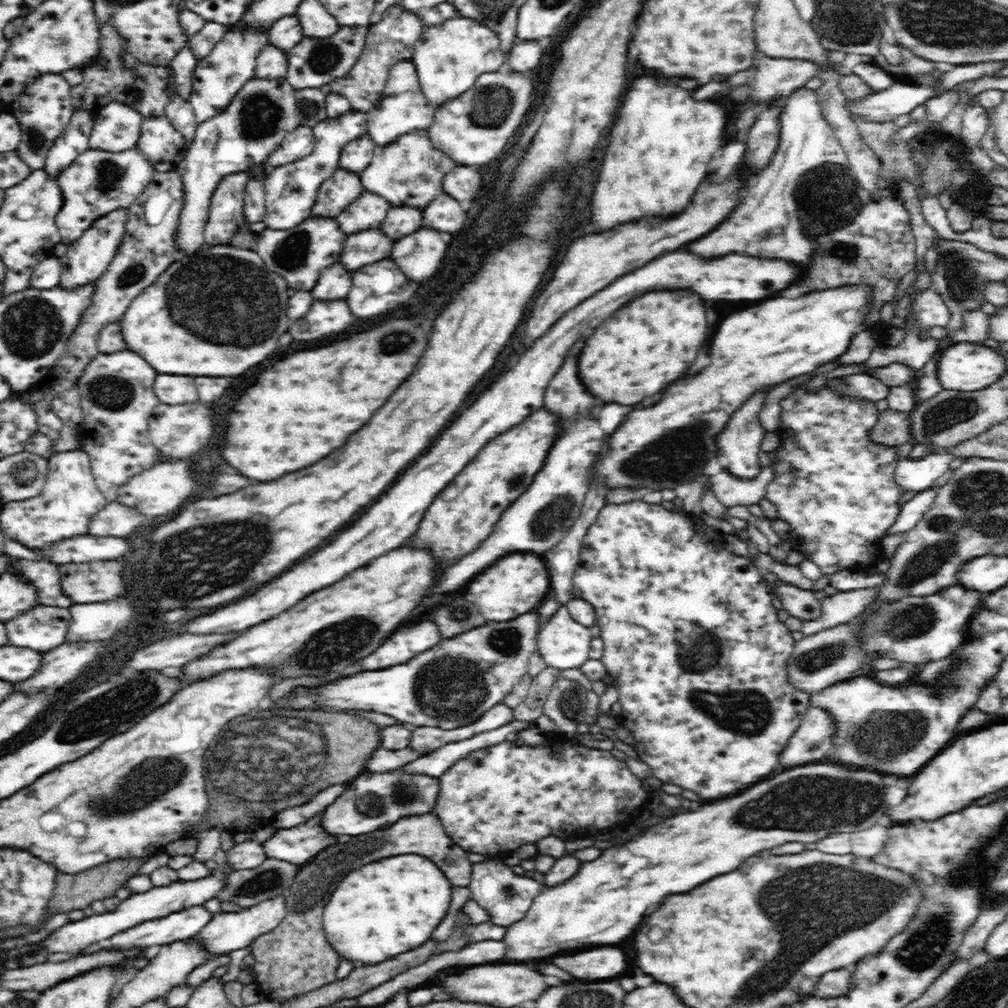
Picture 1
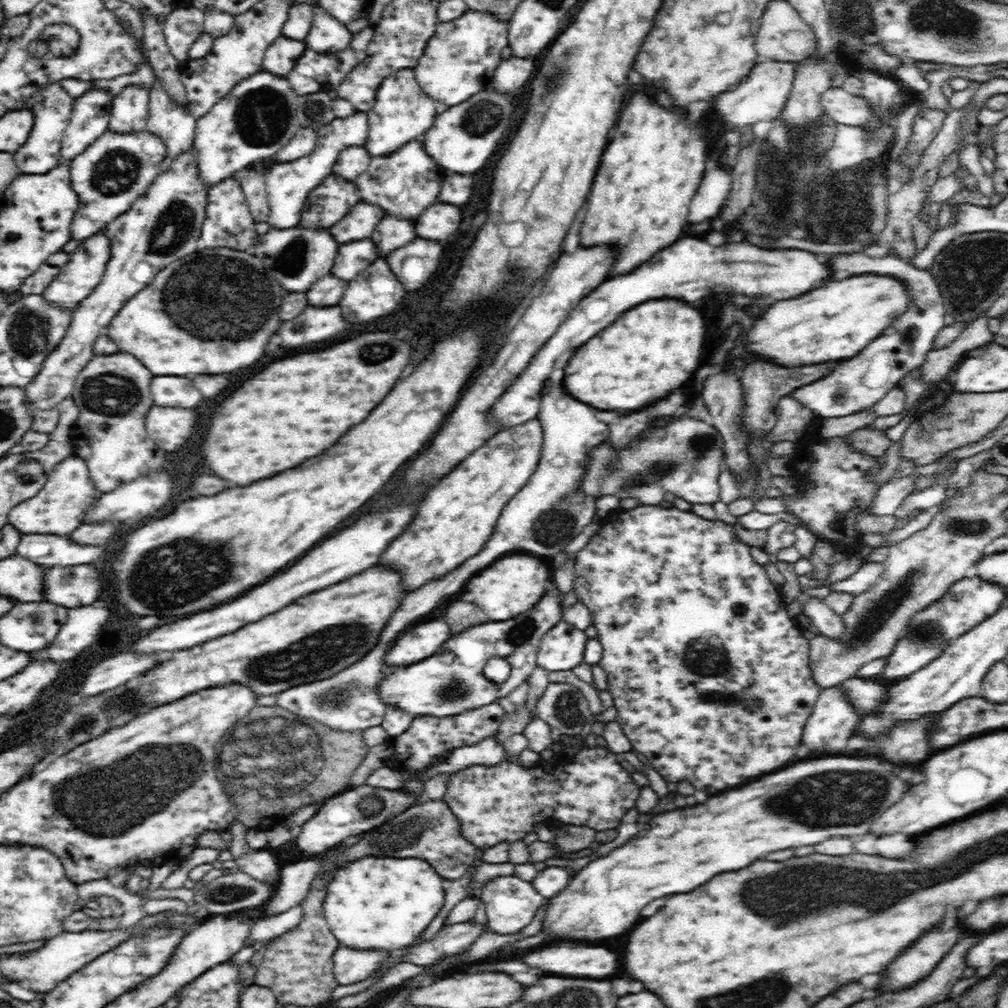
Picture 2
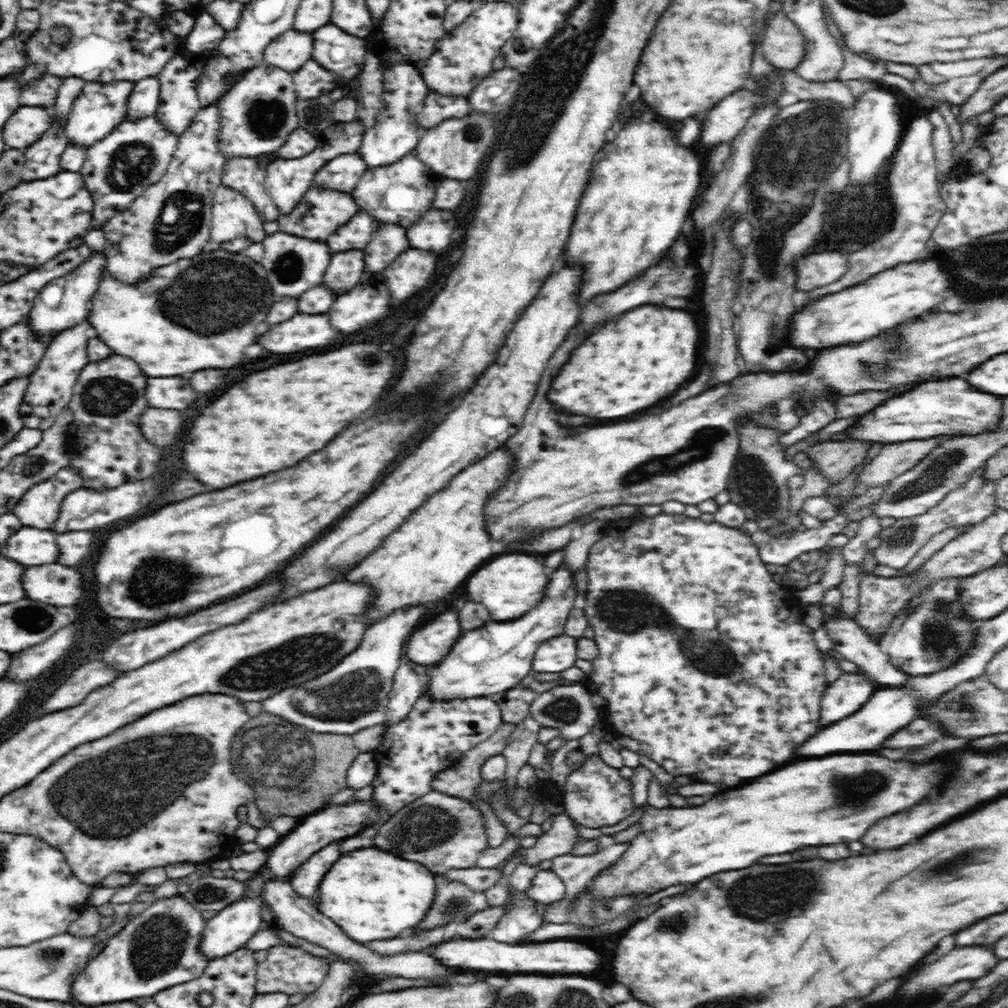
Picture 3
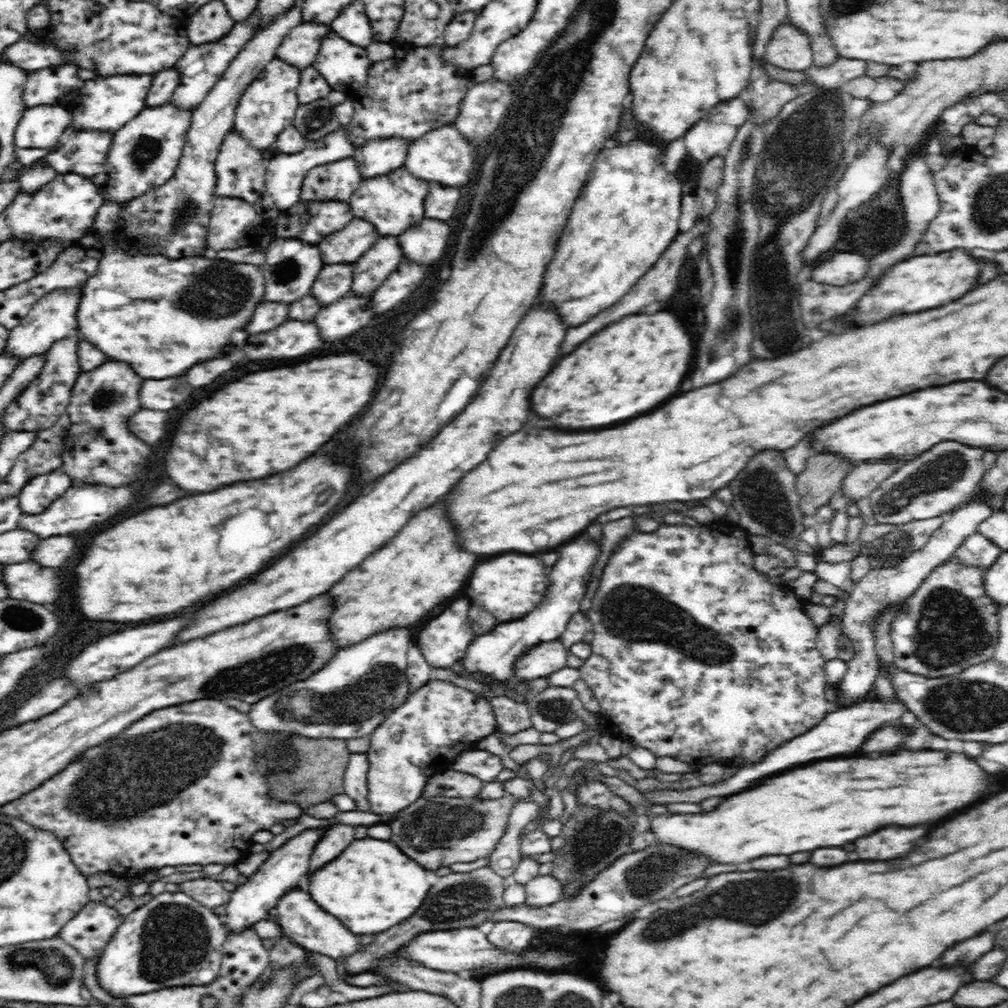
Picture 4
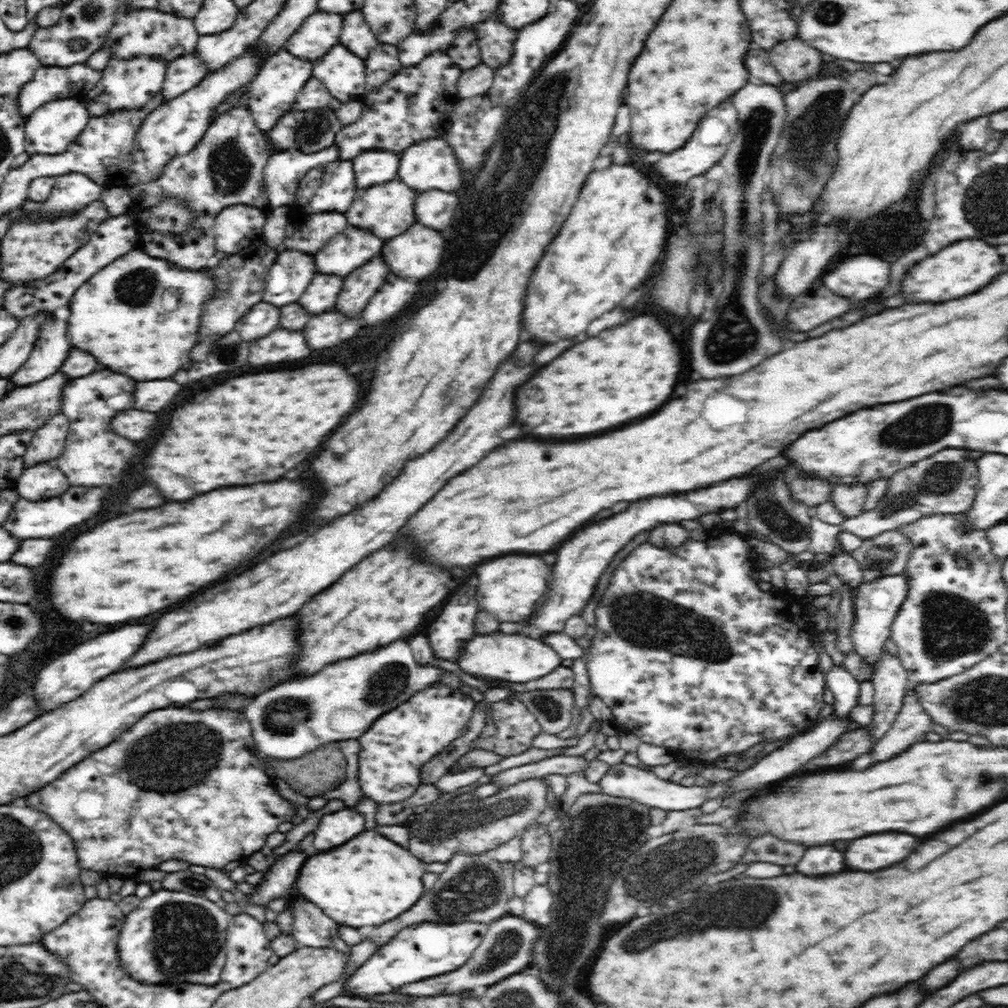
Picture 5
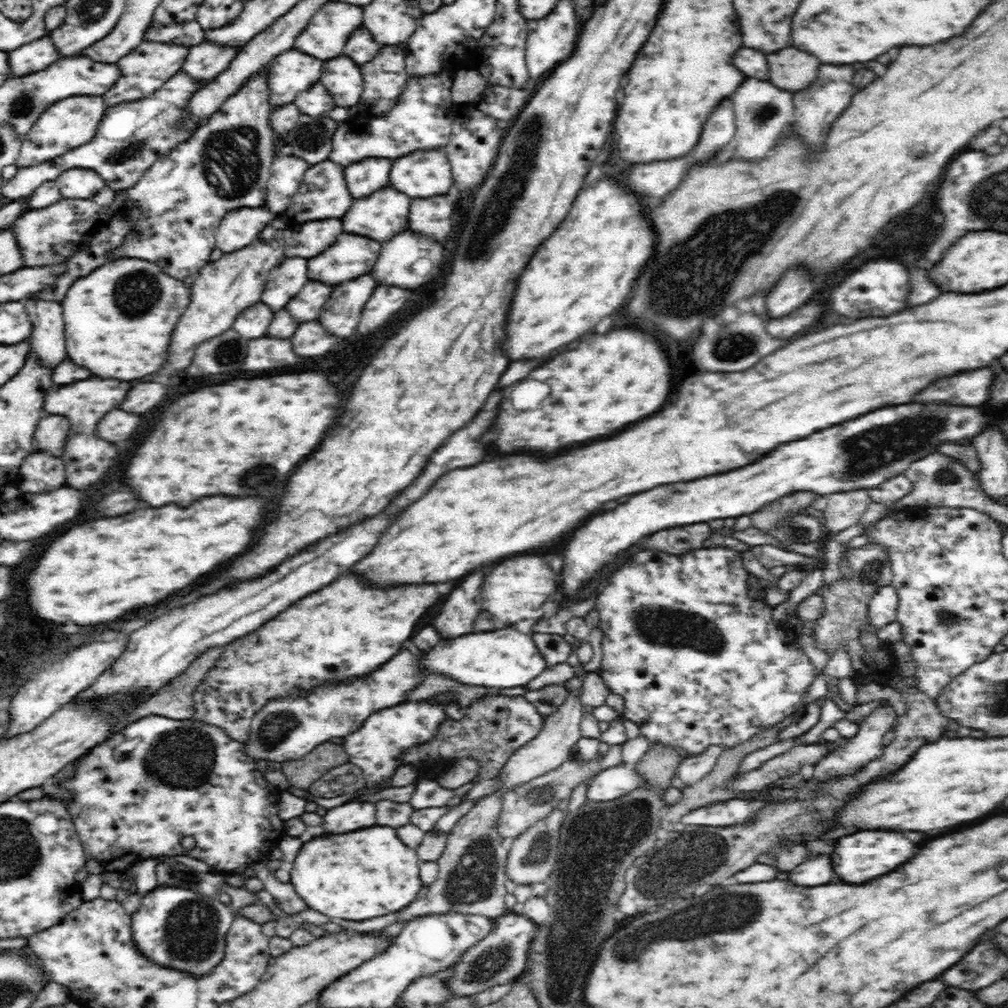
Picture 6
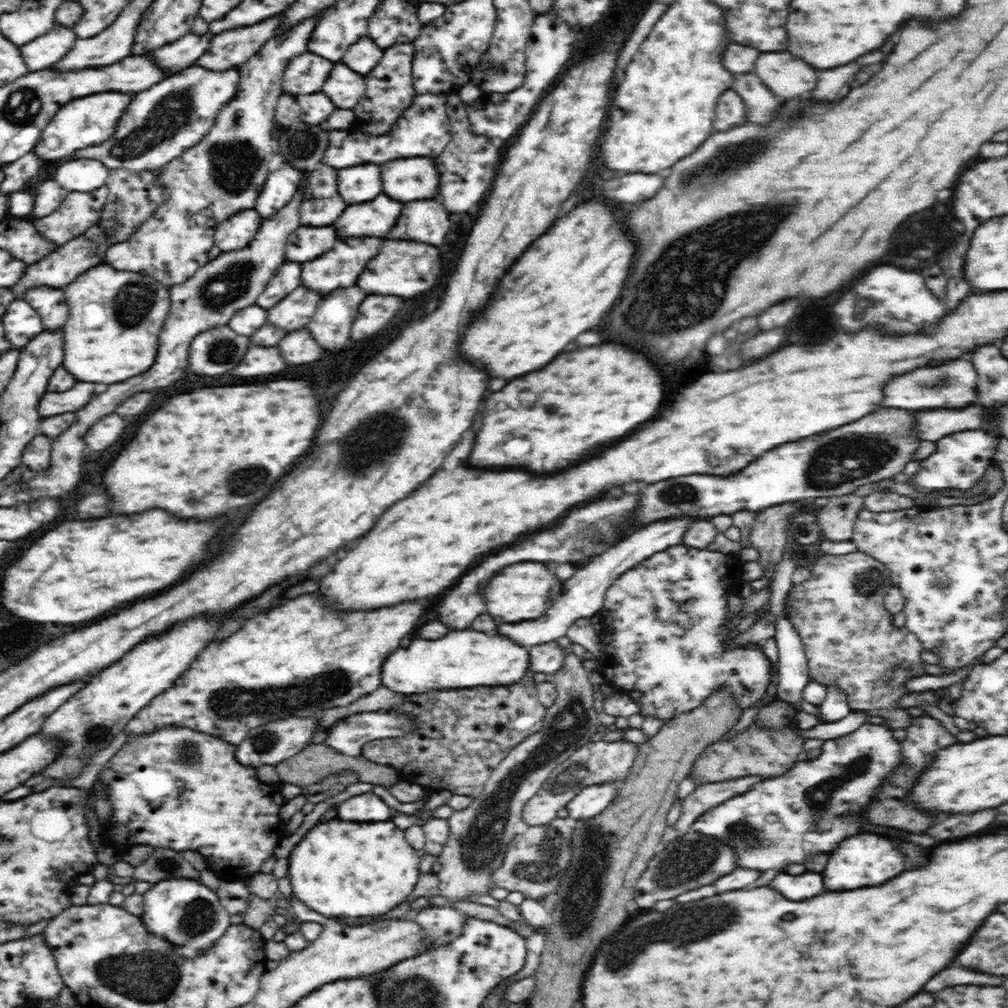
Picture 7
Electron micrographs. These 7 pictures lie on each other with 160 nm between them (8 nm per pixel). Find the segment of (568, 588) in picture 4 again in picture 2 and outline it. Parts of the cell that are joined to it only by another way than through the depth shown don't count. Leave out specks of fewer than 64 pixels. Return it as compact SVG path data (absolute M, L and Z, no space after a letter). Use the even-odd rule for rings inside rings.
M552 592L550 596L544 596L542 602L538 602L532 610L528 610L524 614L518 614L510 620L486 622L480 626L472 626L466 632L456 634L428 659L394 668L393 672L386 675L384 682L380 684L381 699L386 703L386 706L394 705L394 707L398 707L398 709L402 709L414 717L454 717L456 714L466 712L467 709L496 703L499 698L508 696L515 688L518 688L518 685L527 680L530 673L537 667L537 652L542 636L545 636L551 630L550 628L554 627L554 624L562 618L561 603L562 598L558 596L558 592ZM494 657L503 658L512 667L512 674L510 673L506 682L492 683L485 678L482 672L486 662Z

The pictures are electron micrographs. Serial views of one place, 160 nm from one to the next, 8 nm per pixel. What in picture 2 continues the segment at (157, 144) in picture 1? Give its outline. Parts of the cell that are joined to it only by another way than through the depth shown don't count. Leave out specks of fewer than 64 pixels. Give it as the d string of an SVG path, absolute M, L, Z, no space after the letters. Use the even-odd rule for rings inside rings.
M160 80L149 90L149 108L145 131L164 141L169 159L173 161L191 148L196 118L187 108L177 106L163 90Z

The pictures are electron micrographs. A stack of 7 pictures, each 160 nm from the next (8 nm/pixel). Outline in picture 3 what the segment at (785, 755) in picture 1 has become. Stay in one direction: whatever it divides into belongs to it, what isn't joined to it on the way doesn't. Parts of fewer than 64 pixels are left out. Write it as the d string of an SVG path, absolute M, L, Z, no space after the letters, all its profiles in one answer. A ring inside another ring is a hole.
M844 673L838 680L827 684L821 698L821 727L844 720L851 713L858 712L875 689L865 673Z

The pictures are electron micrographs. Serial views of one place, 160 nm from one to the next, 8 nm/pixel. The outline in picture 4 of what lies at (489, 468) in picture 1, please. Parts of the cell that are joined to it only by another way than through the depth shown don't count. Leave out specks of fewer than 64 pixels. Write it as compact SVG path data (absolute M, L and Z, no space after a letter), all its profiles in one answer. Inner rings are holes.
M442 504L418 512L390 544L370 554L358 568L330 588L330 594L336 600L336 612L330 618L330 626L338 646L352 647L372 634L418 622L418 618L436 604L454 596L466 584L476 564L476 554L458 548L454 532L450 532L450 520L442 516Z

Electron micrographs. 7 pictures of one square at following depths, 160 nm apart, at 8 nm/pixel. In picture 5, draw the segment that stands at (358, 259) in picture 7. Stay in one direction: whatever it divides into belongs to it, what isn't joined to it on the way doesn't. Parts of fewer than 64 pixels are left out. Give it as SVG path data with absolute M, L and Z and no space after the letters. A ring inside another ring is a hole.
M346 228L346 232L334 236L322 252L314 254L316 268L322 274L348 276L352 270L374 258L384 246L384 240L372 232L362 232L362 228Z

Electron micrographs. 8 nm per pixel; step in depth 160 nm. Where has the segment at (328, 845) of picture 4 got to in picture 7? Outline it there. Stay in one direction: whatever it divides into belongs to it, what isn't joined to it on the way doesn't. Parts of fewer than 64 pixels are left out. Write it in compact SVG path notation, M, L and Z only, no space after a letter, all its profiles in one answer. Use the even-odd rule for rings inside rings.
M373 791L343 800L338 806L340 820L389 820L392 808Z

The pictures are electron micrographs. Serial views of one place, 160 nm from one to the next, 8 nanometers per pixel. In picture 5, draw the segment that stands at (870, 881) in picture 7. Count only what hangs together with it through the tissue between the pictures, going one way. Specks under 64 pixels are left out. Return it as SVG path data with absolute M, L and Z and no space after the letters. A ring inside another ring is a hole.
M882 832L852 840L846 848L850 870L880 870L906 860L916 846L916 838L900 832Z

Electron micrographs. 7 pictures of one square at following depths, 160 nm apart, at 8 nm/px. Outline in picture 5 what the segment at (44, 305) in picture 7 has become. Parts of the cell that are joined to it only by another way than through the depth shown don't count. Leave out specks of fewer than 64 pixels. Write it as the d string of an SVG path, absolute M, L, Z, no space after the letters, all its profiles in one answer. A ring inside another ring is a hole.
M48 319L41 328L39 339L28 360L9 376L10 382L21 388L59 370L70 352L70 346L64 338L66 328L66 321Z

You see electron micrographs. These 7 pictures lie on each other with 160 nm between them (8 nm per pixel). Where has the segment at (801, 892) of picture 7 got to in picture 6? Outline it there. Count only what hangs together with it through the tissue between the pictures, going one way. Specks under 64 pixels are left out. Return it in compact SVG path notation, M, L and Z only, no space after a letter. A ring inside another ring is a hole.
M808 856L806 862L796 866L794 872L788 876L794 884L802 886L816 886L816 884L828 884L834 878L834 868L830 862L830 856Z

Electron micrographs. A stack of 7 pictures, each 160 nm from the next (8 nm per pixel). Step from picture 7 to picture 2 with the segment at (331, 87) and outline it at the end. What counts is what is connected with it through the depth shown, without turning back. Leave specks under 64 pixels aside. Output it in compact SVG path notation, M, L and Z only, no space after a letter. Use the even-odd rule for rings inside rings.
M318 2L312 3L312 24L305 43L316 52L336 54L349 47L352 32L339 20L328 14Z

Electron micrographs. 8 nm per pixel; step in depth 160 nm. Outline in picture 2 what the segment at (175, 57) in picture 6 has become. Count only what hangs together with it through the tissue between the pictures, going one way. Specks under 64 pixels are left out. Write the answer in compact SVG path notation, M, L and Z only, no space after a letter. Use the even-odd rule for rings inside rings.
M100 90L87 91L83 96L74 99L71 118L61 140L62 163L74 160L83 150L90 146L102 133L108 131L110 110L115 97Z

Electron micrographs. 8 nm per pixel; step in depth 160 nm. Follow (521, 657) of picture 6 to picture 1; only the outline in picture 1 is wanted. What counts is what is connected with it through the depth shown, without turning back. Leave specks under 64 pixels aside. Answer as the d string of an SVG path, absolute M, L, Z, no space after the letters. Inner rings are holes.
M558 608L537 635L537 650L548 666L568 670L581 668L589 659L592 634L587 626L576 622L570 611Z

